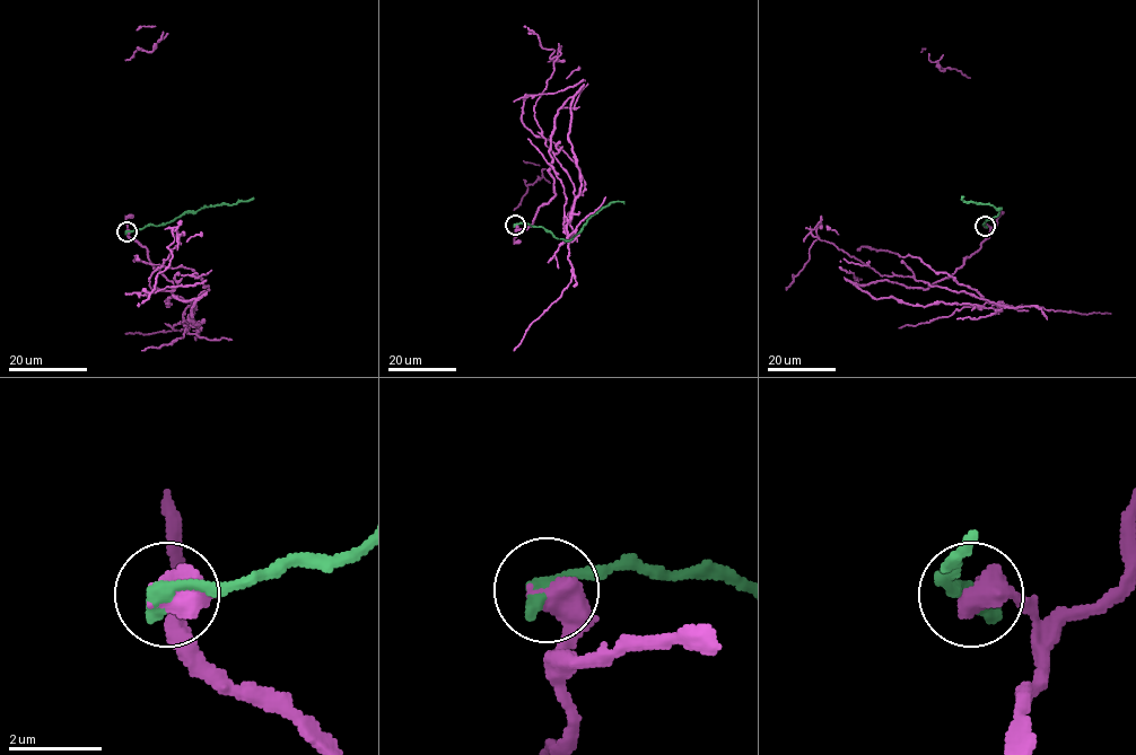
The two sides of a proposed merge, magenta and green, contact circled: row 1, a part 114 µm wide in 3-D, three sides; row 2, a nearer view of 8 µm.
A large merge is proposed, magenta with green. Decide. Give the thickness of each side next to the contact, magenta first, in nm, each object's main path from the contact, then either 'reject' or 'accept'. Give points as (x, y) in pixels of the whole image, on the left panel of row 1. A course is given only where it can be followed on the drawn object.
calibres 480 and 400 nm; course magenta (127, 231), (203, 321), (150, 287), (176, 227), (138, 306); course green (127, 231), (169, 222), (200, 208), (254, 198); reject

